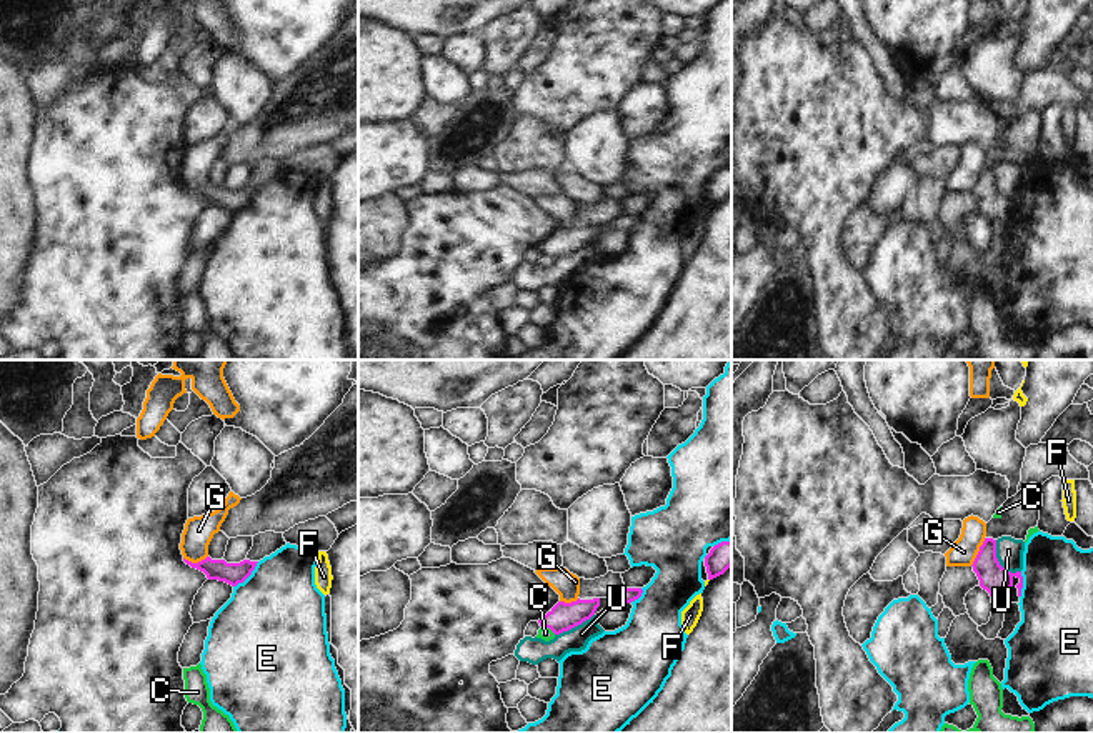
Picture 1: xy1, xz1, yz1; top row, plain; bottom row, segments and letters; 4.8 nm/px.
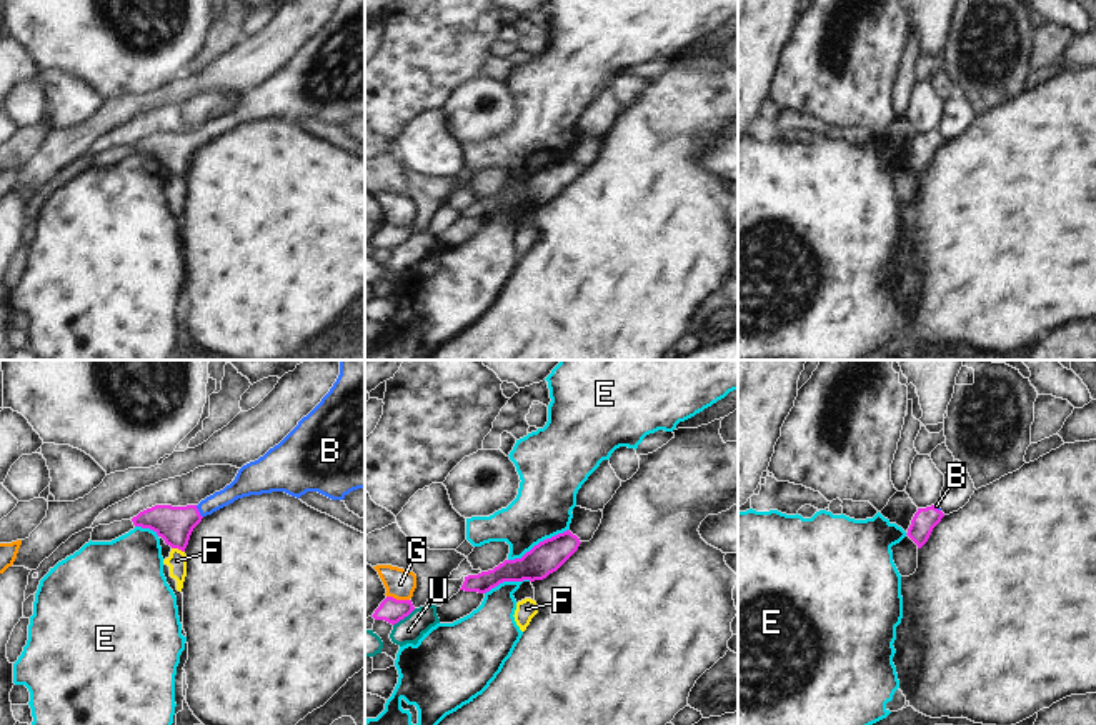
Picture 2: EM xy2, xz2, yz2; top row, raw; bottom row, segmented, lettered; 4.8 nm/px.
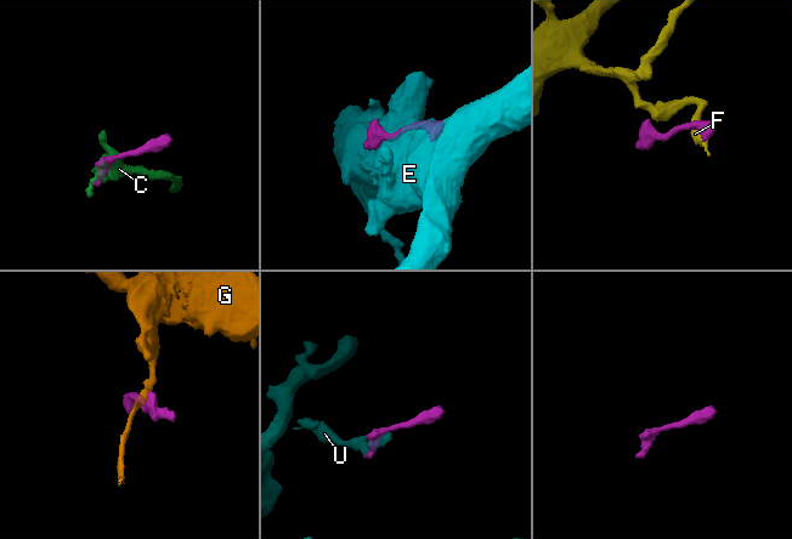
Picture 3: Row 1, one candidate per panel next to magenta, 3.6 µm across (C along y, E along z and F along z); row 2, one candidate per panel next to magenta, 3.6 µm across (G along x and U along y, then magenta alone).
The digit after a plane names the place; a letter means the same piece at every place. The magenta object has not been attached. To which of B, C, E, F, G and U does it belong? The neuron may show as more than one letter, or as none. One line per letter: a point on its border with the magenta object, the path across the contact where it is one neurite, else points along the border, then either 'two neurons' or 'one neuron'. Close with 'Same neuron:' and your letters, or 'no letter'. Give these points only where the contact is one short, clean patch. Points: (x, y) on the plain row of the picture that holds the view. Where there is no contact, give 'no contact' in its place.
B: meets magenta in xy2 at (199, 139); runs through xy2 (174, 150), (199, 139), (242, 112); one neuron
C: meets magenta in xz1 at (548, 254); border along xz1 (542, 252), (555, 260); two neurons
E: meets magenta in xz2 at (540, 169); two neurons
F: meets magenta in xy2 at (179, 175); border along xy2 (172, 174), (184, 179); two neurons
G: meets magenta in yz1 at (978, 179); border along yz1 (985, 165), (970, 192); two neurons
U: meets magenta in yz1 at (998, 189); border along yz1 (995, 167), (997, 187), (1005, 195), (1020, 199); two neurons
Same neuron: B

